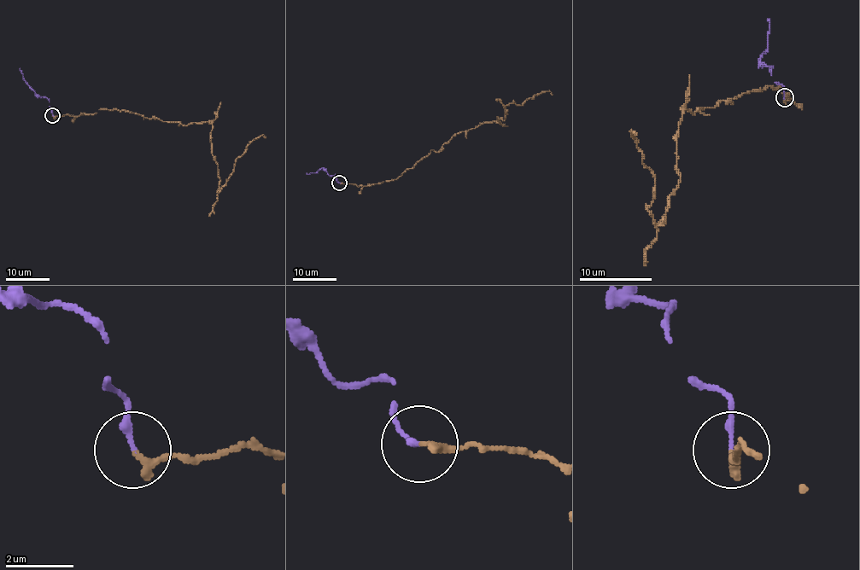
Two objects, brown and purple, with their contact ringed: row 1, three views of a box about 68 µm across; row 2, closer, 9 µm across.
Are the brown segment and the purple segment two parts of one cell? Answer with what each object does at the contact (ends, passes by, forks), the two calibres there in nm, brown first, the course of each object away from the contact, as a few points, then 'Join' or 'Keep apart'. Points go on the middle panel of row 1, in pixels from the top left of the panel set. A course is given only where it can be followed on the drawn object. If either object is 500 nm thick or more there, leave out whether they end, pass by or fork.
At the ring brown ends. At the ring purple ends. Thickness 240 nm (brown) against 190 nm. Course of brown: (339, 183), (366, 186), (397, 179), (457, 134), (505, 119), (513, 101), (521, 105), (541, 92), (552, 95). Course of purple: (339, 183), (336, 175), (330, 175), (323, 168), (316, 173), (307, 173). Join

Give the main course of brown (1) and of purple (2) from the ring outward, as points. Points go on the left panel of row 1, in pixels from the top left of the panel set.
1: (52, 115), (79, 116), (116, 108), (185, 125), (209, 121), (219, 192), (246, 148), (263, 135), (266, 137)
2: (52, 115), (49, 101), (36, 93), (20, 68)

